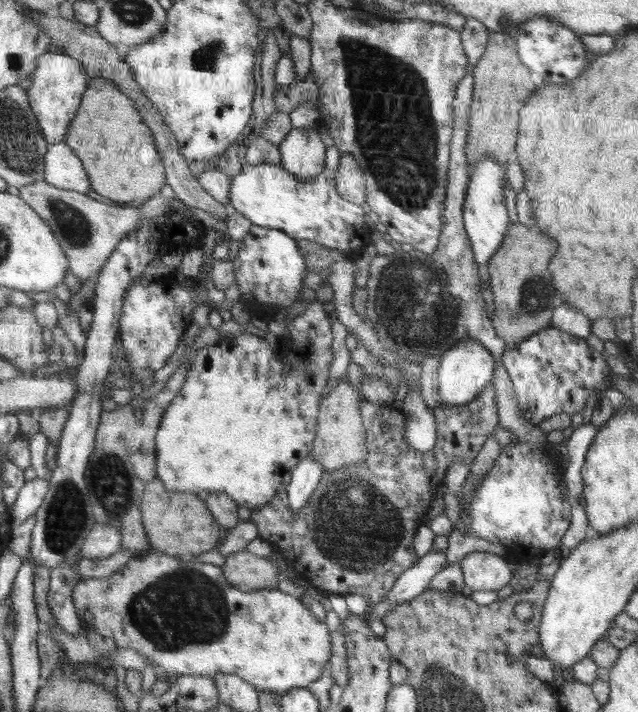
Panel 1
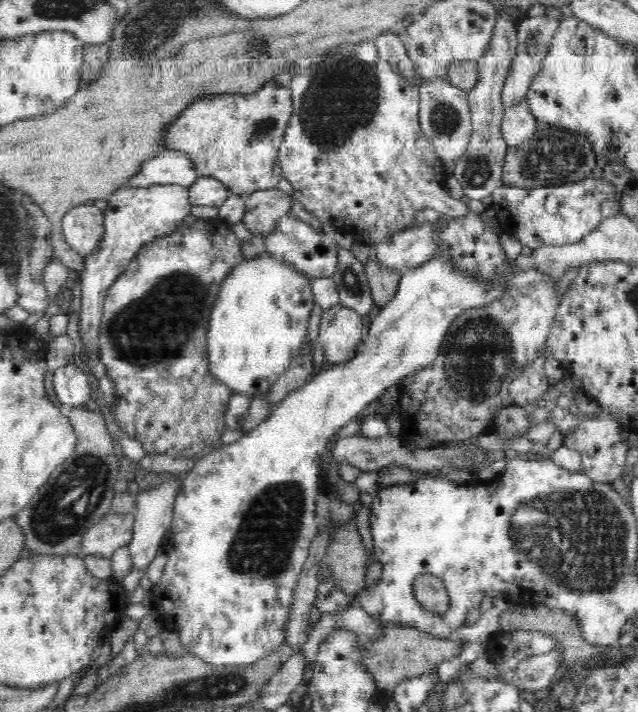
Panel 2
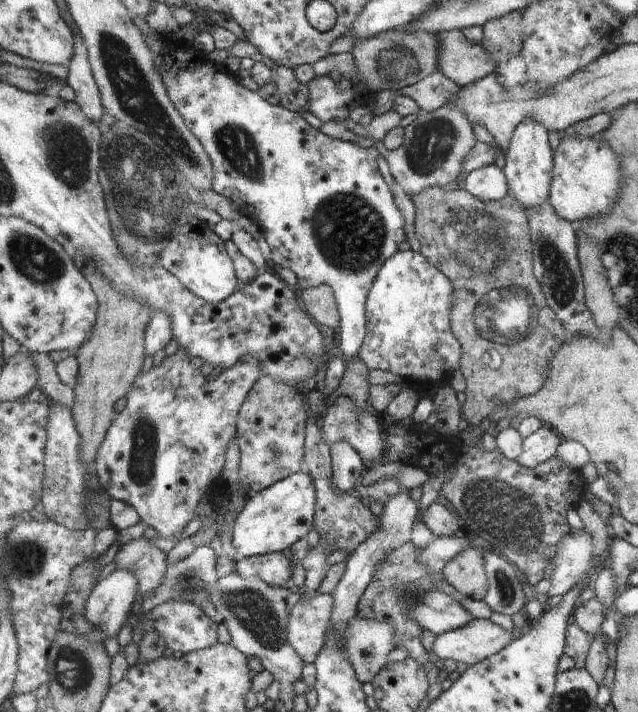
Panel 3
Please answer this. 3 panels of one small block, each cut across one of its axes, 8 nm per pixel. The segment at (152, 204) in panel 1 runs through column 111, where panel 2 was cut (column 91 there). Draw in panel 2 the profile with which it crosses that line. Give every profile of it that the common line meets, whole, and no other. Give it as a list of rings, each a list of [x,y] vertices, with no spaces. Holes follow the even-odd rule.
[[[77,204],[73,206],[68,212],[63,214],[62,218],[62,236],[64,236],[64,240],[66,240],[66,244],[70,246],[70,250],[72,252],[76,252],[78,256],[82,256],[84,258],[84,263],[86,258],[90,258],[90,256],[94,256],[94,254],[98,254],[100,250],[102,250],[102,246],[104,246],[105,240],[105,226],[104,226],[104,213],[102,210],[98,208],[96,205],[90,204]]]

